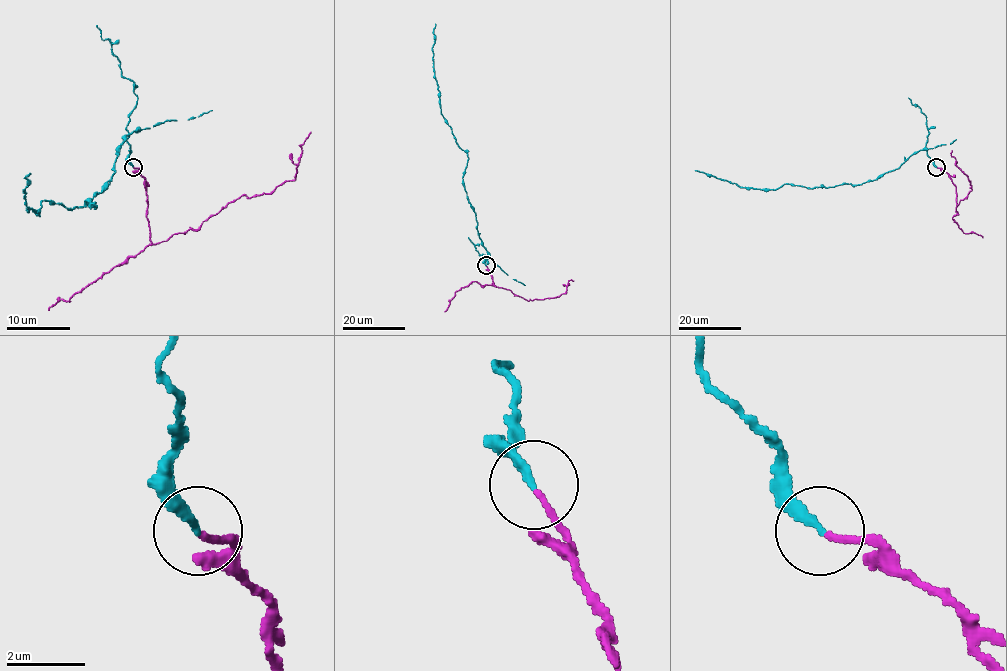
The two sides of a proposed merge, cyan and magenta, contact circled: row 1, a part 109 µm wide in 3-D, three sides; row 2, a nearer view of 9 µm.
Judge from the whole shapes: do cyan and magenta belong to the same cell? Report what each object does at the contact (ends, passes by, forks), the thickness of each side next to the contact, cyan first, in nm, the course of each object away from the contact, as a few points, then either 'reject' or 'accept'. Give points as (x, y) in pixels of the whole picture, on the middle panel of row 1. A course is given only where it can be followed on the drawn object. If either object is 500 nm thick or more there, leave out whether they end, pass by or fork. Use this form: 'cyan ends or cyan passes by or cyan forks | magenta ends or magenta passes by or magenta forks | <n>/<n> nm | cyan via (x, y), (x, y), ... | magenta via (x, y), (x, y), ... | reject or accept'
cyan ends | magenta ends | 240/140 nm | cyan via (486, 265), (487, 250), (462, 176), (468, 154), (458, 146), (439, 105), (433, 63), (435, 24) | magenta via (486, 266), (493, 284), (527, 301), (559, 297), (565, 292), (568, 281), (573, 280) | accept

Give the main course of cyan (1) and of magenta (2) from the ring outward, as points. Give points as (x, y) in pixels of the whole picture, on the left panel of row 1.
1: (133, 166), (136, 131), (107, 186), (85, 200), (96, 208), (72, 210), (27, 206), (29, 173)
2: (133, 168), (144, 179), (150, 240), (166, 242), (243, 195), (270, 194), (294, 178), (310, 131)

